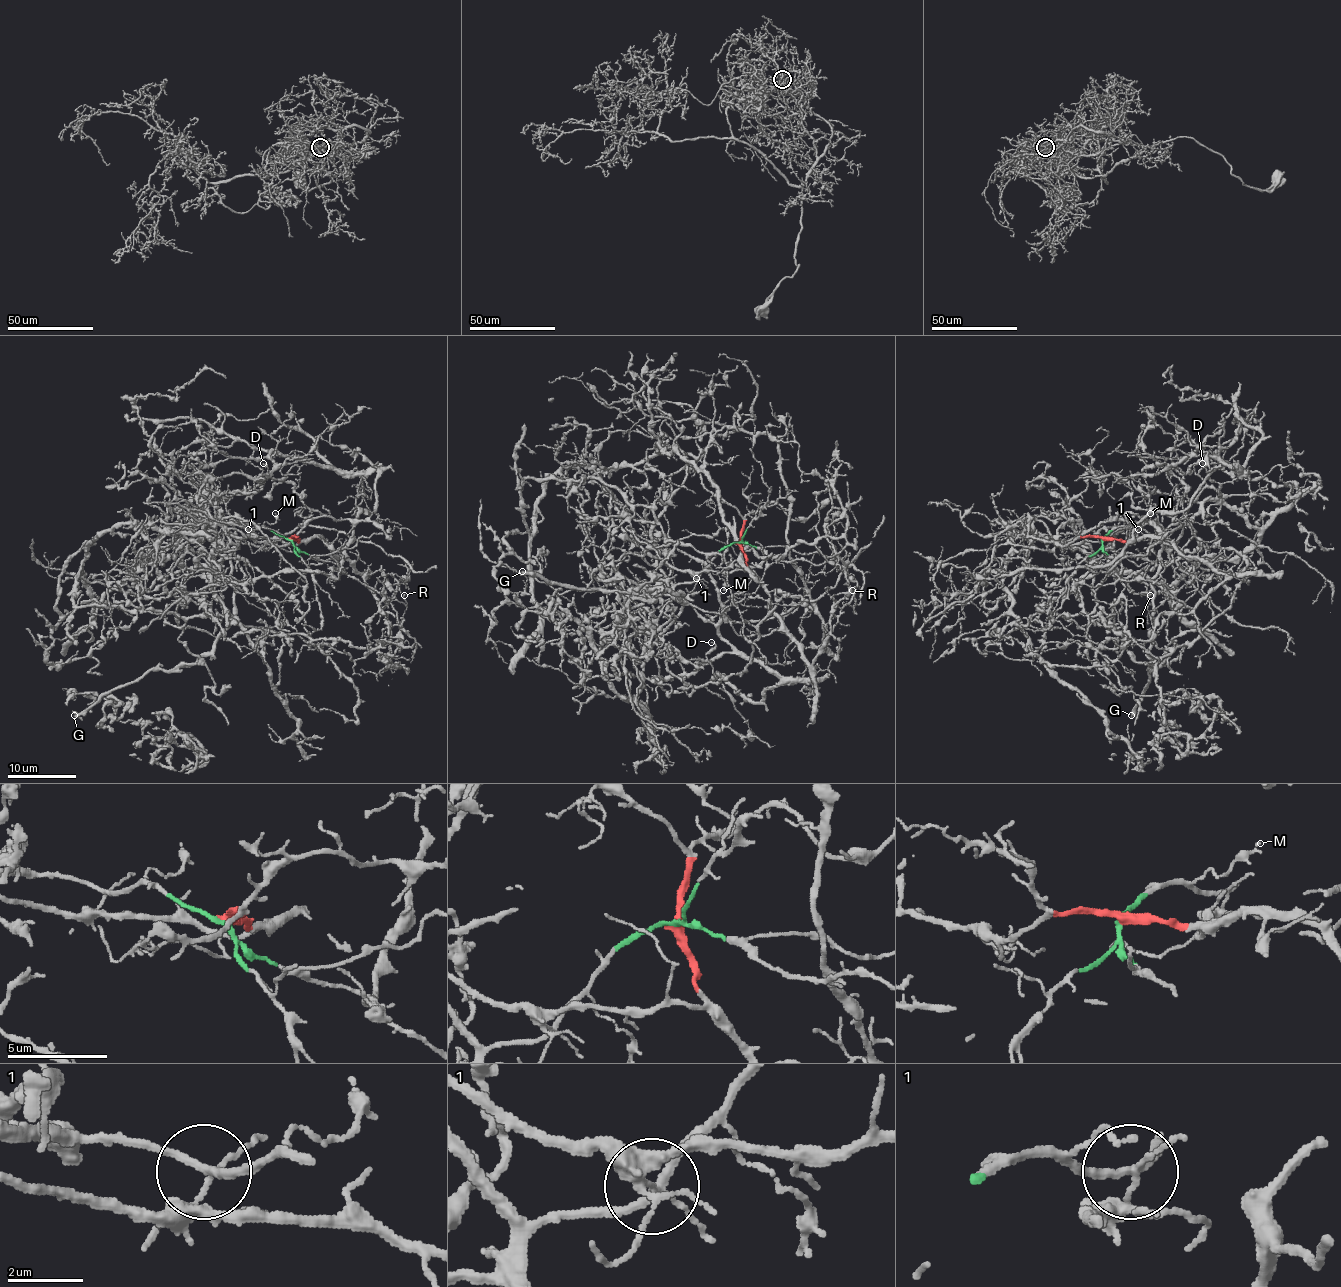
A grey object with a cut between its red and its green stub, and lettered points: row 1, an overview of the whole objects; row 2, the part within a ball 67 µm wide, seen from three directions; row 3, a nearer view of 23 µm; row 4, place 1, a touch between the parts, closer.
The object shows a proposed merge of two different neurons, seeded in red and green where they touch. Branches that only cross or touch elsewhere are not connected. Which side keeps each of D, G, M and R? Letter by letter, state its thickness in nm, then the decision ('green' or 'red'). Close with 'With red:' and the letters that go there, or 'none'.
D: 150 nm thick; green
G: 360 nm thick; green
M: 160 nm thick; green
R: 130 nm thick; red
With red: R

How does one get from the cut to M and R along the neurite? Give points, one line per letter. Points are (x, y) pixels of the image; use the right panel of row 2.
M: (1103, 540), (1115, 528), (1142, 519), (1151, 512)
R: (1103, 540), (1166, 538), (1224, 576), (1188, 613), (1161, 613), (1152, 624), (1151, 594)

